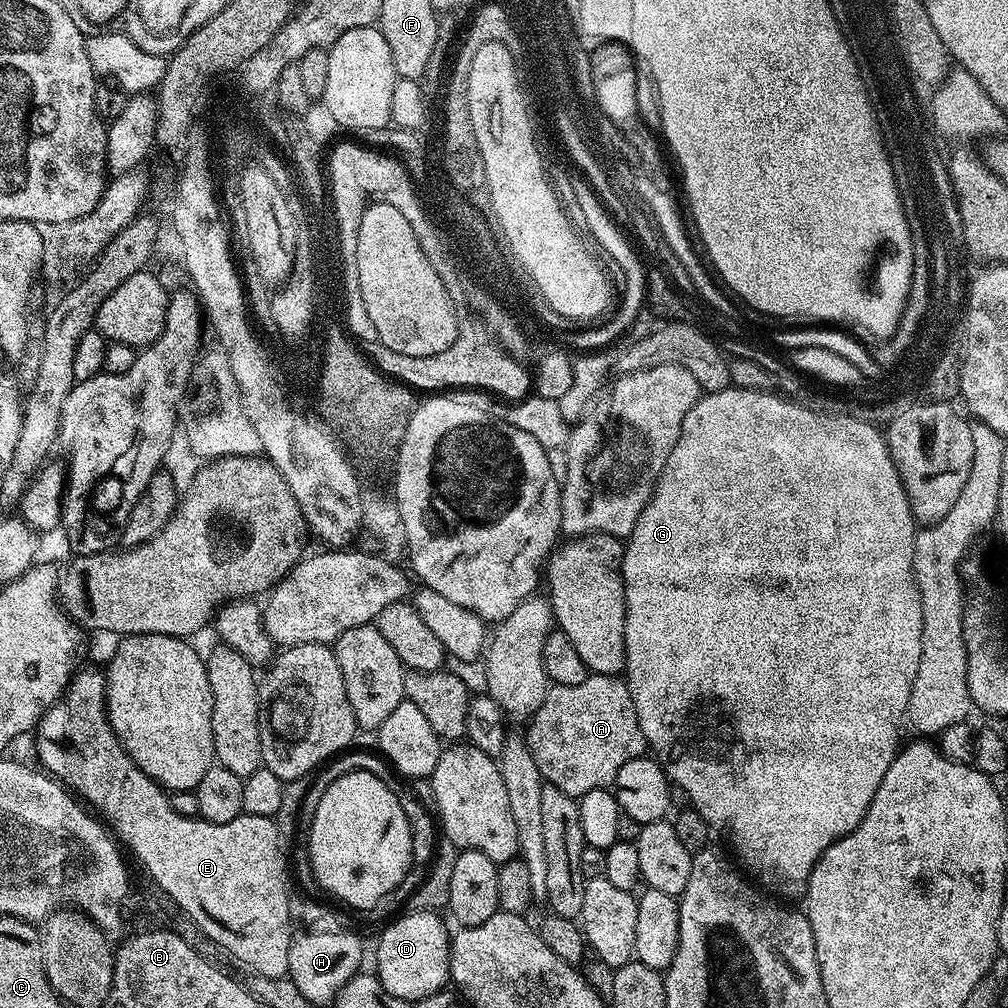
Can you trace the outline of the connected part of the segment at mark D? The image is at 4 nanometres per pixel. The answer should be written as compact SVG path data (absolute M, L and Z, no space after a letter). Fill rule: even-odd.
M412 910L409 913L401 920L393 919L393 924L381 934L374 972L394 998L415 1002L441 991L449 983L450 931L436 912Z

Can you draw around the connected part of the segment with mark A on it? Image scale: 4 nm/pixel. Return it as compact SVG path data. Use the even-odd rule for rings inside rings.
M589 674L578 686L549 687L542 706L527 721L526 739L528 749L540 771L545 784L558 786L568 796L579 798L590 790L611 789L616 782L618 770L634 758L645 755L646 745L642 726L638 726L638 714L634 710L632 695L627 683L620 676Z

